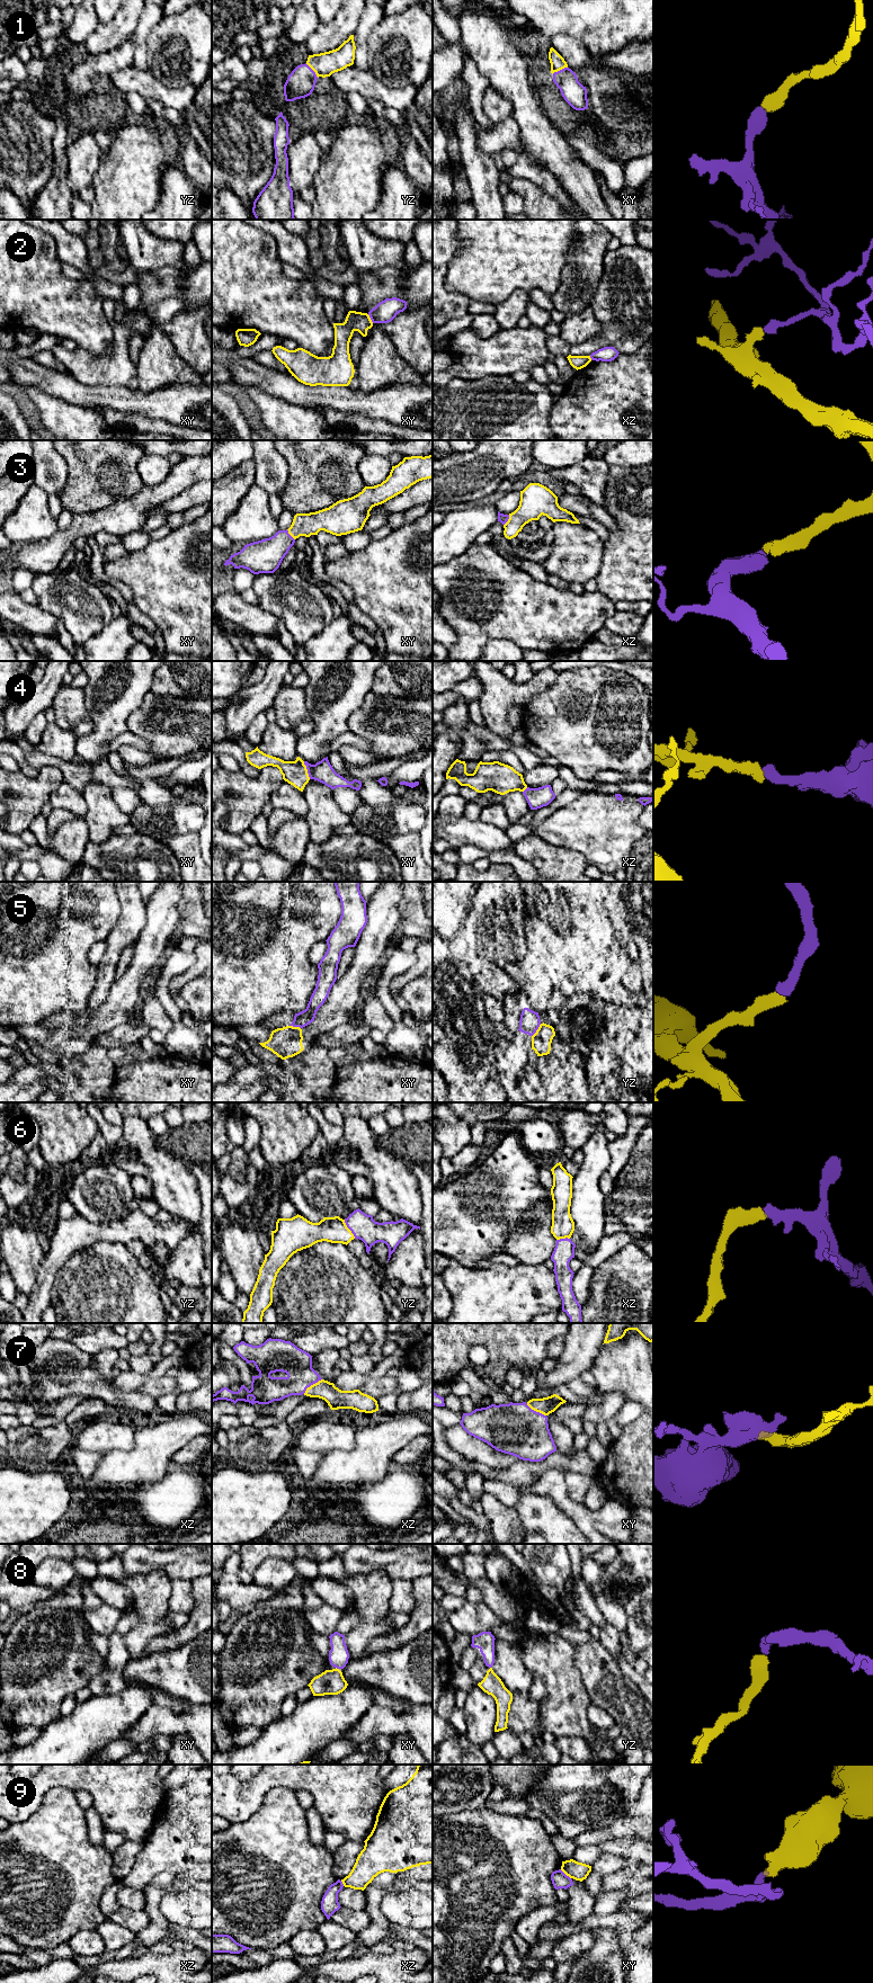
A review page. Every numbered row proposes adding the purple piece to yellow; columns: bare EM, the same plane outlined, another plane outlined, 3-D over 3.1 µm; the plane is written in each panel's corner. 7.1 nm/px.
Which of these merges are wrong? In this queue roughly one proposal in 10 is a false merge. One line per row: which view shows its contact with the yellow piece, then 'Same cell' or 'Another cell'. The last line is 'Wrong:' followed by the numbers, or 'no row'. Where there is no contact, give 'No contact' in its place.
1: Touches yellow in xy. Same cell
2: Touches yellow in xy. Another cell
3: Touches yellow in xy. Same cell
4: Touches yellow in xy. Same cell
5: Touches yellow in yz. Same cell
6: Touches yellow in yz. Same cell
7: Touches yellow in xz. Same cell
8: Touches yellow in xy. Same cell
9: Touches yellow in xy. Another cell
Wrong: 2, 9

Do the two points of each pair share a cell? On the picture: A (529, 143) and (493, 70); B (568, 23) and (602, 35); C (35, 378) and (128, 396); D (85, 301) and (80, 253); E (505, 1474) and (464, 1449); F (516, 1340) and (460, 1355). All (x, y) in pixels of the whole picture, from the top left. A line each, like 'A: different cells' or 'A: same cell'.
A: same cell
B: same cell
C: same cell
D: different cells
E: different cells
F: same cell

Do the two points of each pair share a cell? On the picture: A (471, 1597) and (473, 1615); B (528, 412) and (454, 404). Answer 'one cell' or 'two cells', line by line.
A: two cells
B: one cell

